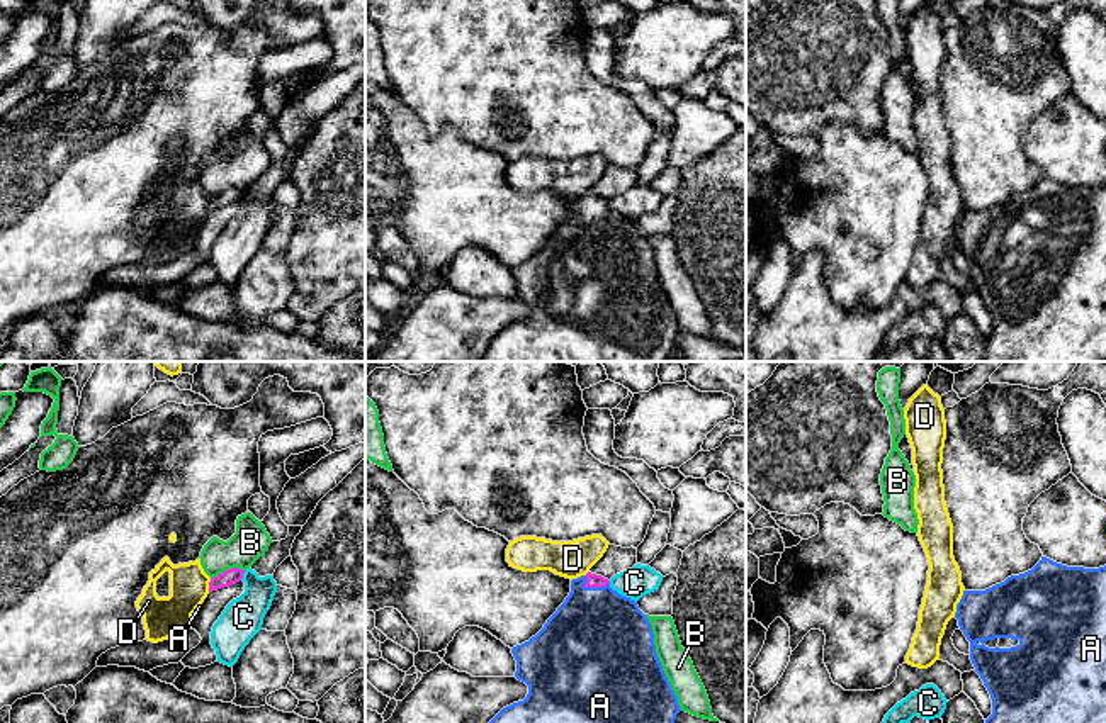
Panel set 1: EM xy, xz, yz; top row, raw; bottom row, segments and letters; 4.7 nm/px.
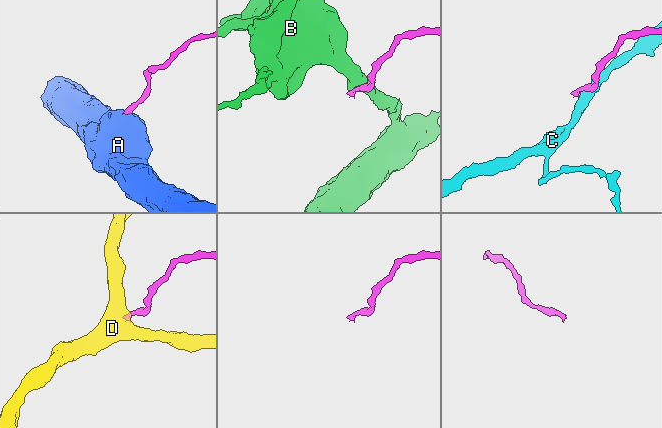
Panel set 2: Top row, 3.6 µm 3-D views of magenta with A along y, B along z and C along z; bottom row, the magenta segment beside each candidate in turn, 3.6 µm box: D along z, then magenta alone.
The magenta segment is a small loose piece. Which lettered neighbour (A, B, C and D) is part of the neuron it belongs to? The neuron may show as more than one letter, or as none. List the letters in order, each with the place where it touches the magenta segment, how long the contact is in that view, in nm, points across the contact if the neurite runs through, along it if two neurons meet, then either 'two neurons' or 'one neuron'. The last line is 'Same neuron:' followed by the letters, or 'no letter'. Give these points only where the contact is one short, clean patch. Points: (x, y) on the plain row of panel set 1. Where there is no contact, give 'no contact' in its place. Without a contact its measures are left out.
A: meets magenta in xz at (595, 206); contact 130 nm long; runs through xz (593, 201), (595, 206), (598, 258); one neuron
B: meets magenta in xy at (226, 190); contact 170 nm long; border along xy (243, 189), (225, 189), (211, 199); two neurons
C: meets magenta in xy at (242, 196); contact 50 nm long; border along xy (245, 190), (240, 199); two neurons
D: meets magenta in xy at (209, 206); contact 70 nm long; border along xy (211, 199), (208, 211); two neurons
Same neuron: A

